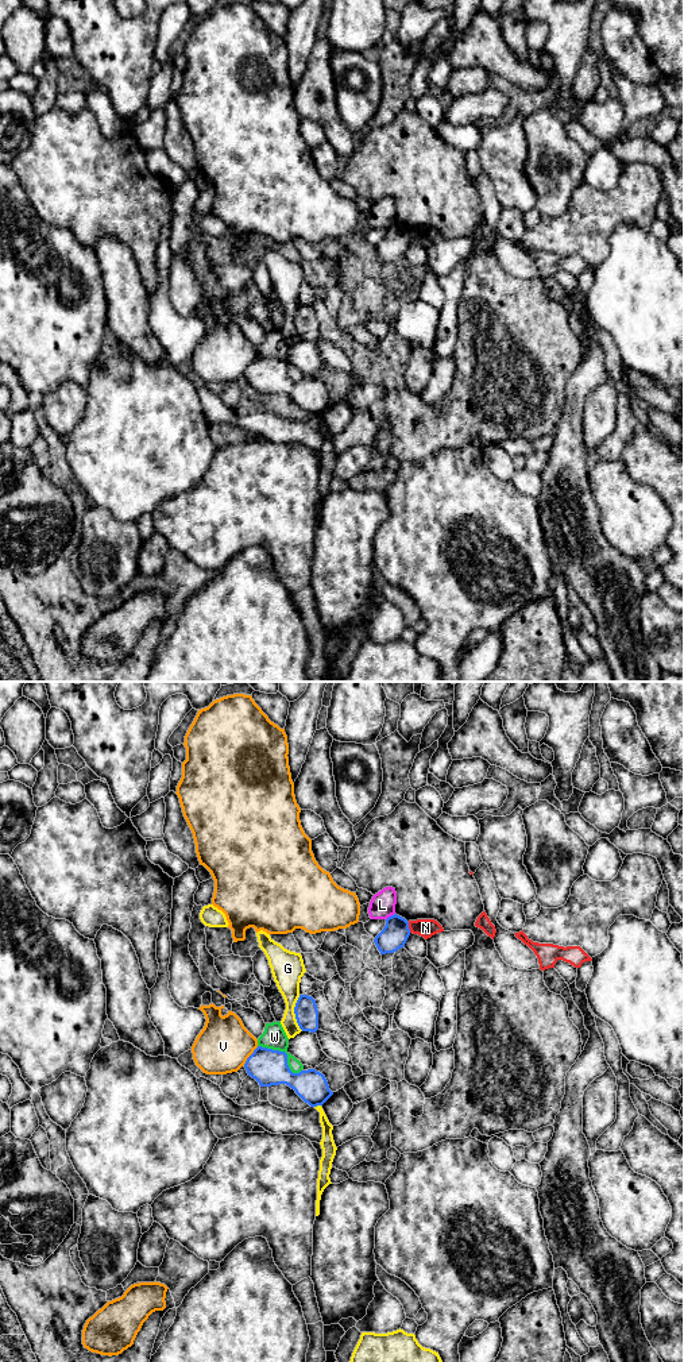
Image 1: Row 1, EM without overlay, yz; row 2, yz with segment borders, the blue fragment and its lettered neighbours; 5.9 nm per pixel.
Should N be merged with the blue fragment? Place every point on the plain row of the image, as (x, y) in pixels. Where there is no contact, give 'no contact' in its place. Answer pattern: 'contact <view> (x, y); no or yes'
contact yz (408, 236); no

